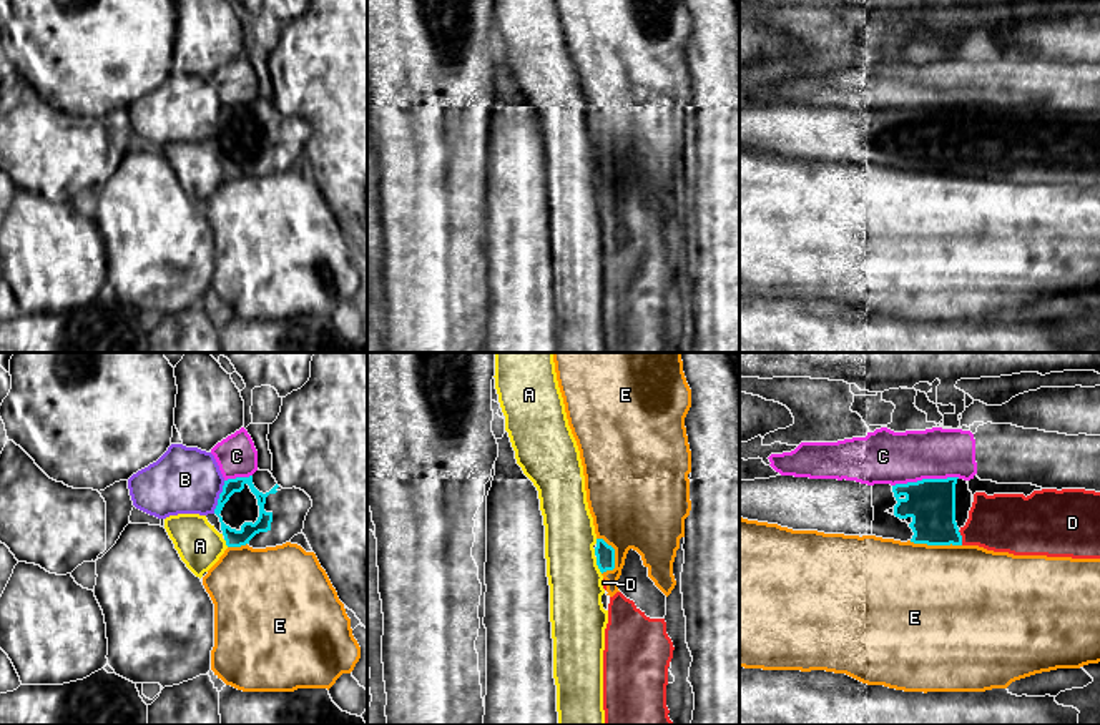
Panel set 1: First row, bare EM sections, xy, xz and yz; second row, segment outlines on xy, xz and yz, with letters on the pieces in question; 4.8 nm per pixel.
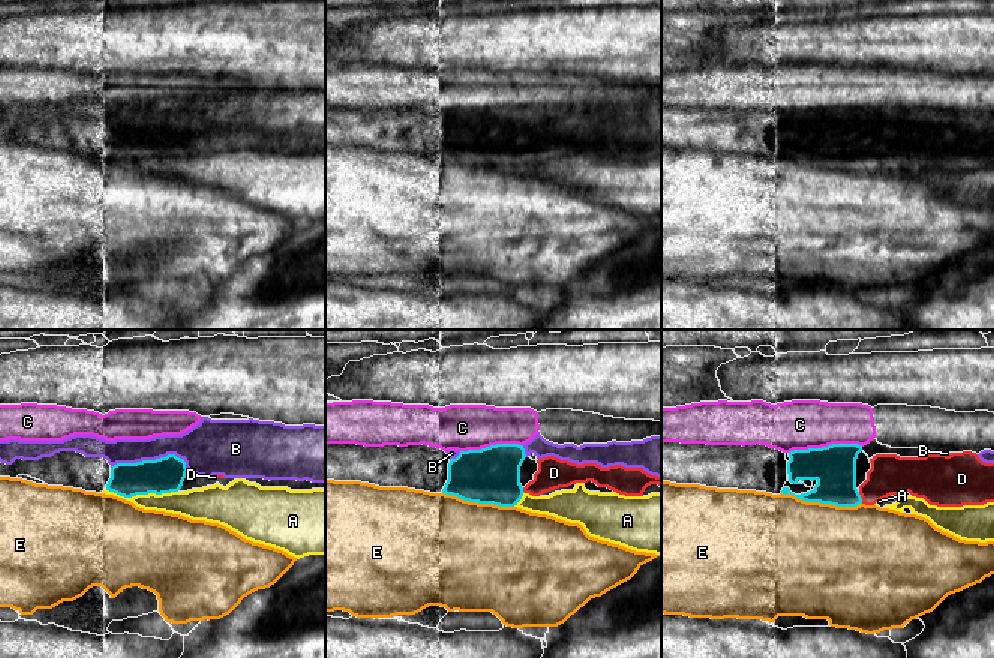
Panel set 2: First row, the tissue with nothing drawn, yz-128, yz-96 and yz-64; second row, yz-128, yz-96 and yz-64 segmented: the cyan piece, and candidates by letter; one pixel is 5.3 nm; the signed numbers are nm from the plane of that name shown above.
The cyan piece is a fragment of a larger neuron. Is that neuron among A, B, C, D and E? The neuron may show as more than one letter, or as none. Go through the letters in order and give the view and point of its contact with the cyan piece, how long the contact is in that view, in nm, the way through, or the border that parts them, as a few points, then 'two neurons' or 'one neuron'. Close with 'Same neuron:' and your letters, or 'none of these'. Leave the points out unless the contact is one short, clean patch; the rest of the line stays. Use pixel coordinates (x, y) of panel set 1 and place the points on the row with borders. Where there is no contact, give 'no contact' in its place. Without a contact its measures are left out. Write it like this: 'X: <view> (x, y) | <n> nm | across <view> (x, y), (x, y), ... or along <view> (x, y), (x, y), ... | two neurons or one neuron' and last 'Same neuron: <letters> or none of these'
A: xz (597, 564) | 90 nm | along xz (595, 557), (595, 564), (602, 572) | two neurons
B: xy (220, 498) | 170 nm | along xy (225, 481), (213, 512) | two neurons
C: yz (926, 479) | 340 nm | along yz (959, 478), (923, 478), (893, 486) | two neurons
D: yz (961, 537) | 80 nm | across yz (931, 503), (933, 512), (961, 537), (994, 522), (1002, 522) | one neuron
E: yz (936, 544) | 260 nm | along yz (909, 541), (961, 546) | two neurons
Same neuron: D

